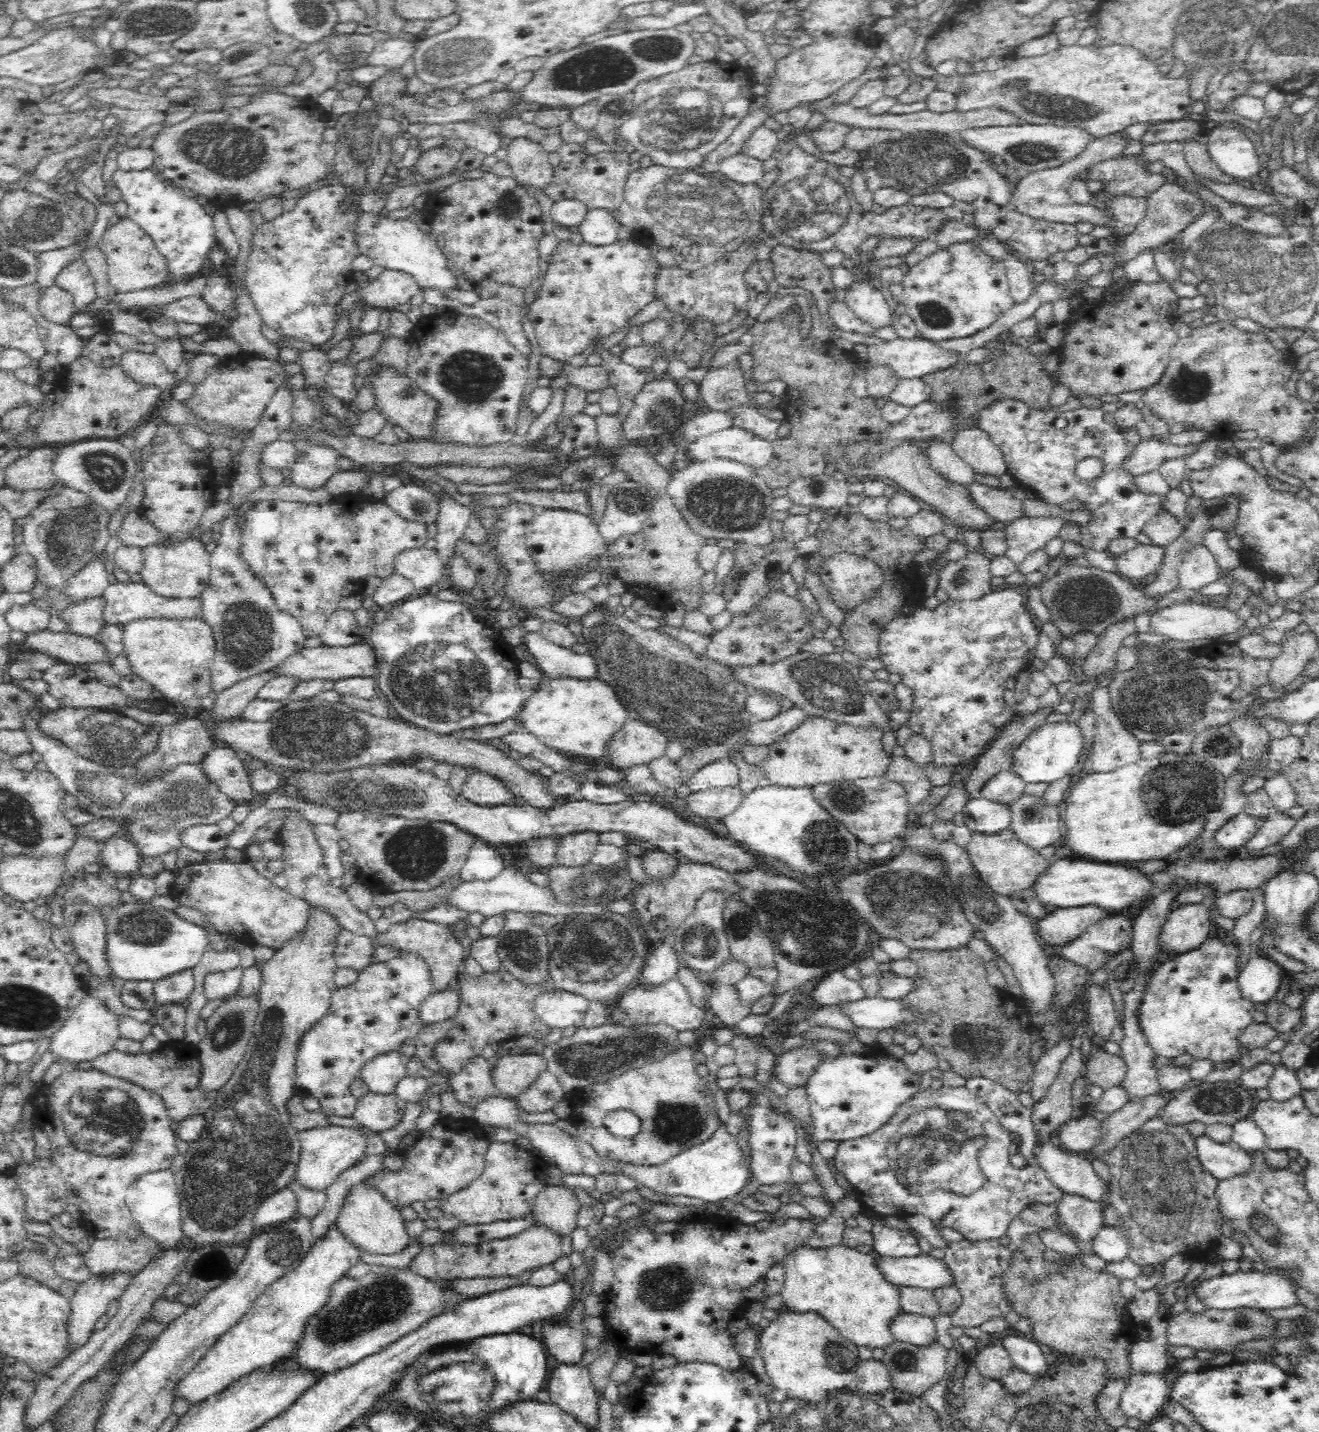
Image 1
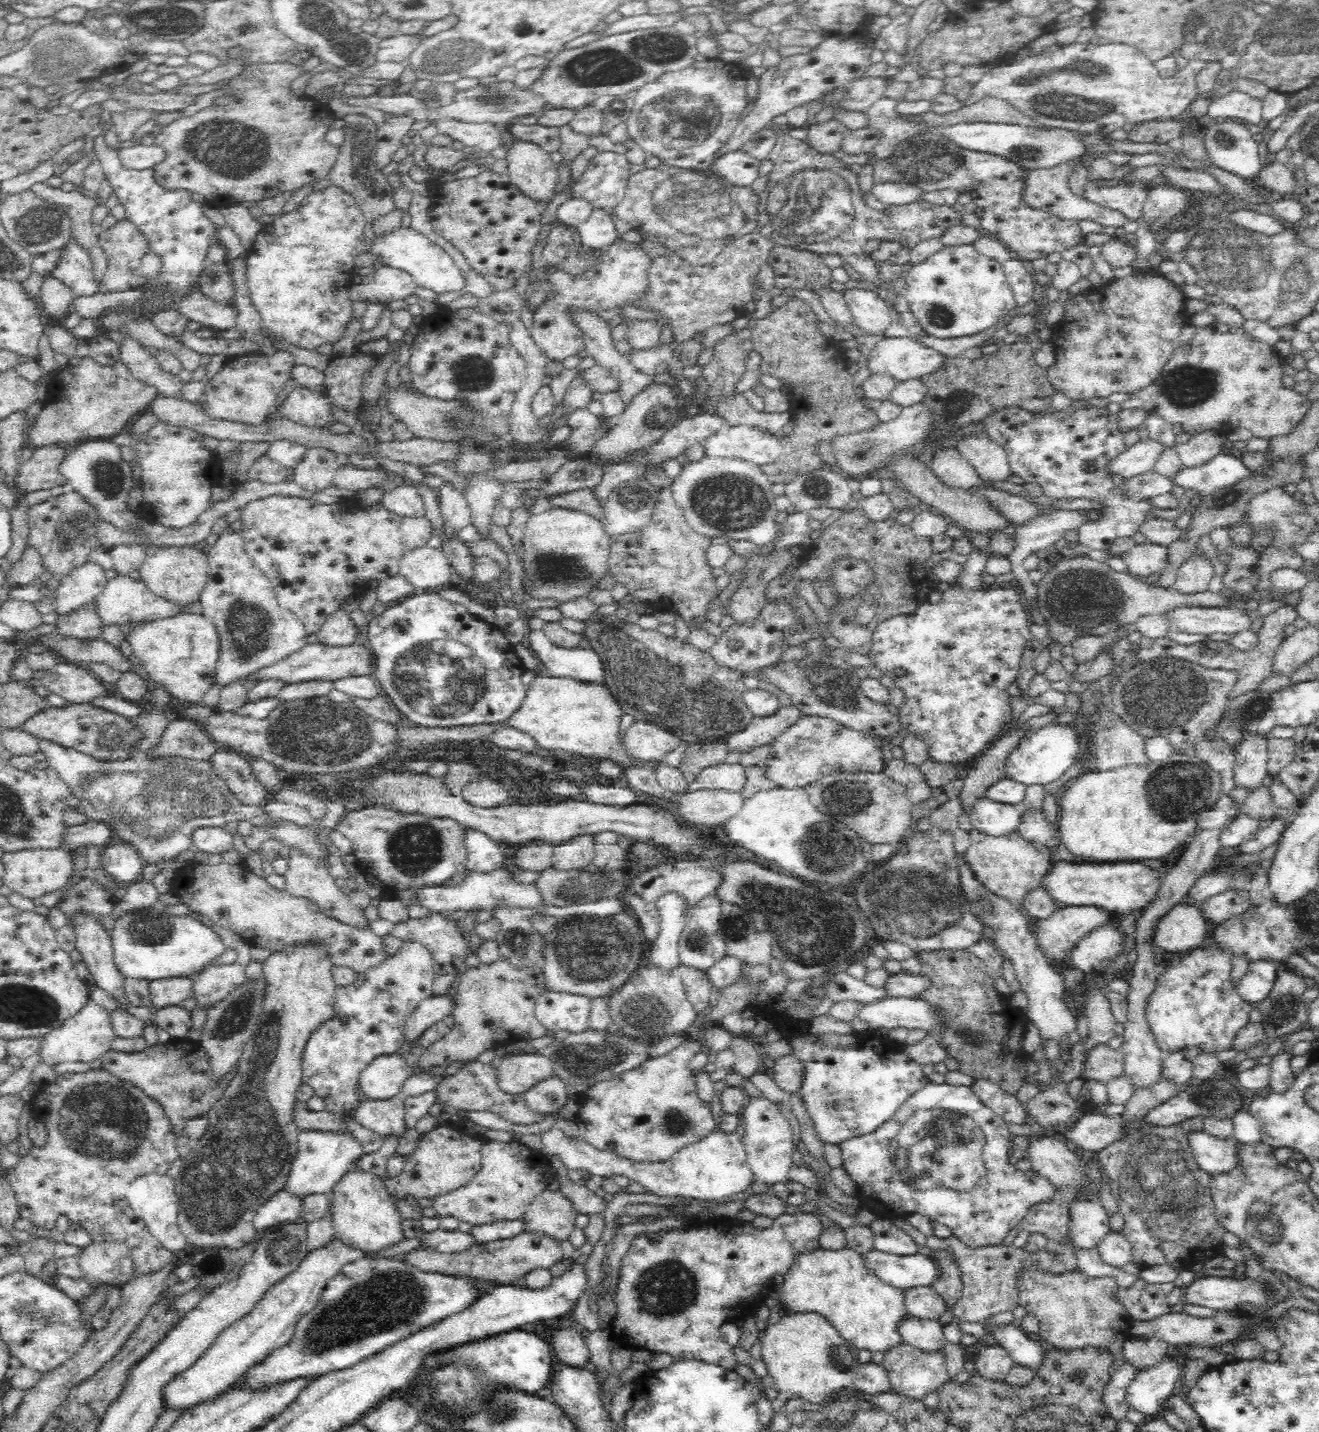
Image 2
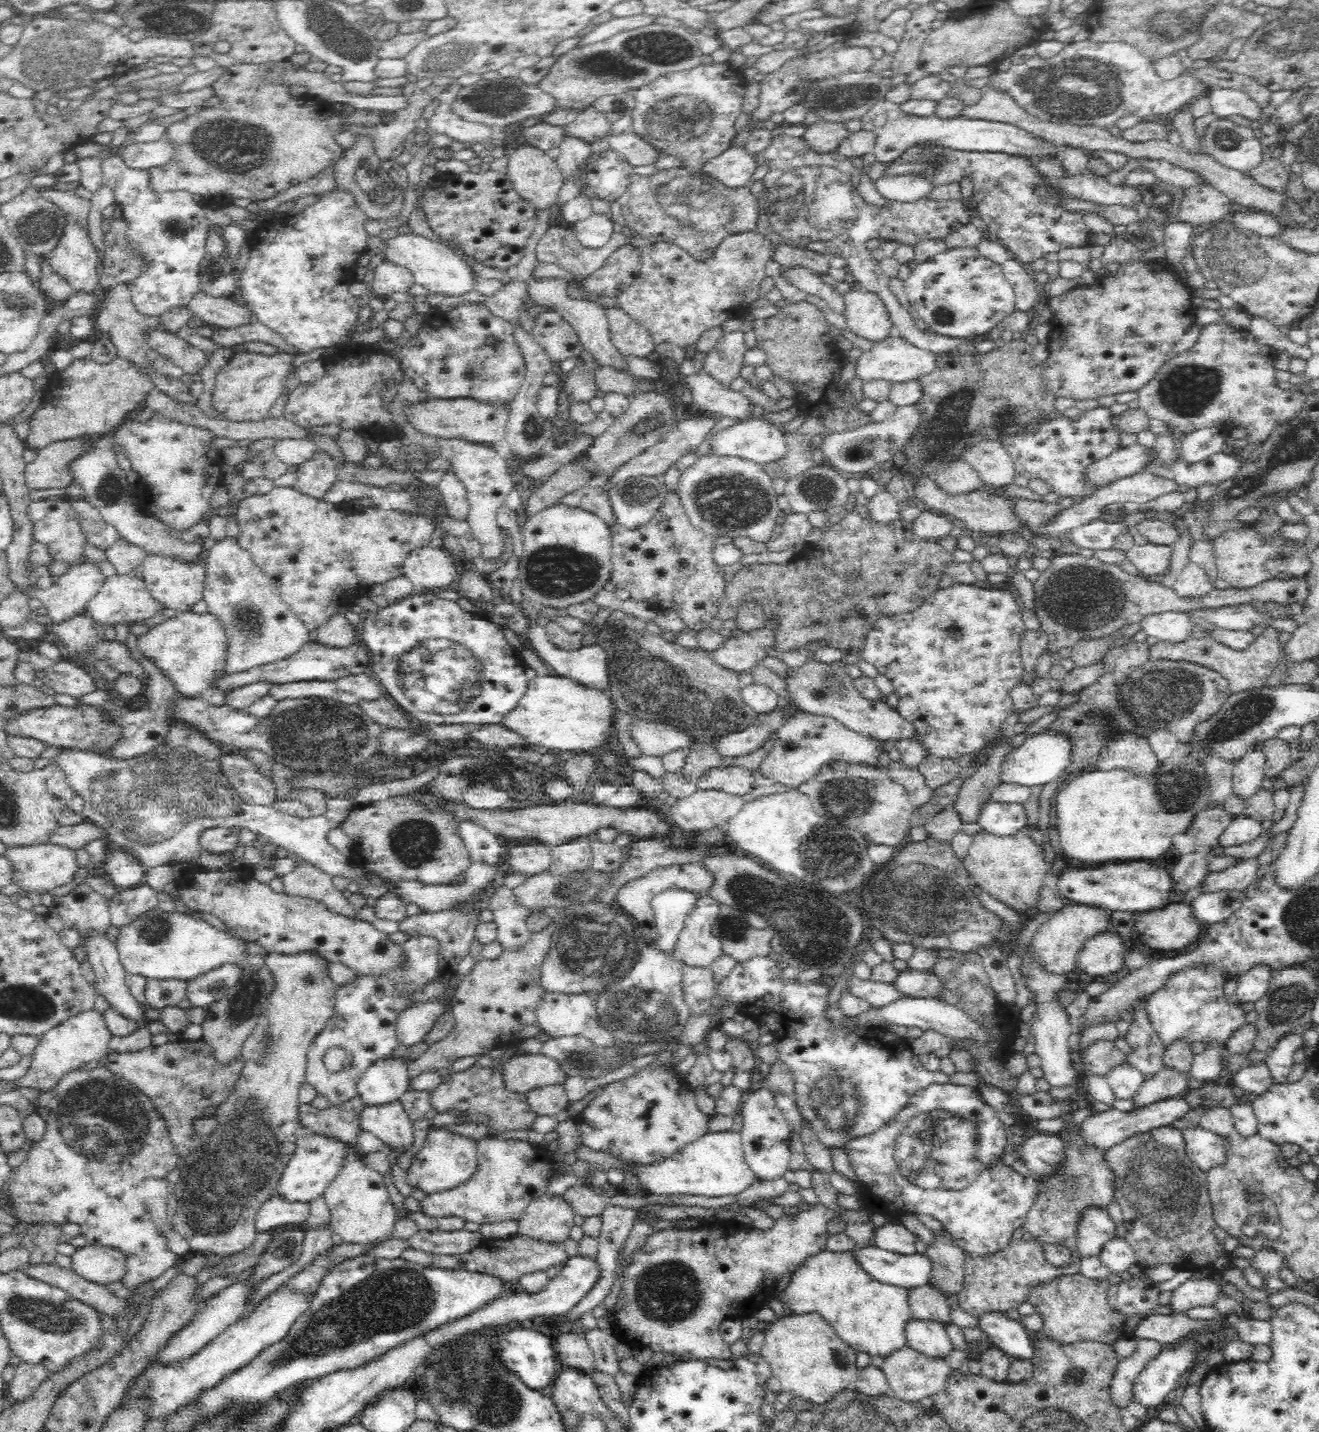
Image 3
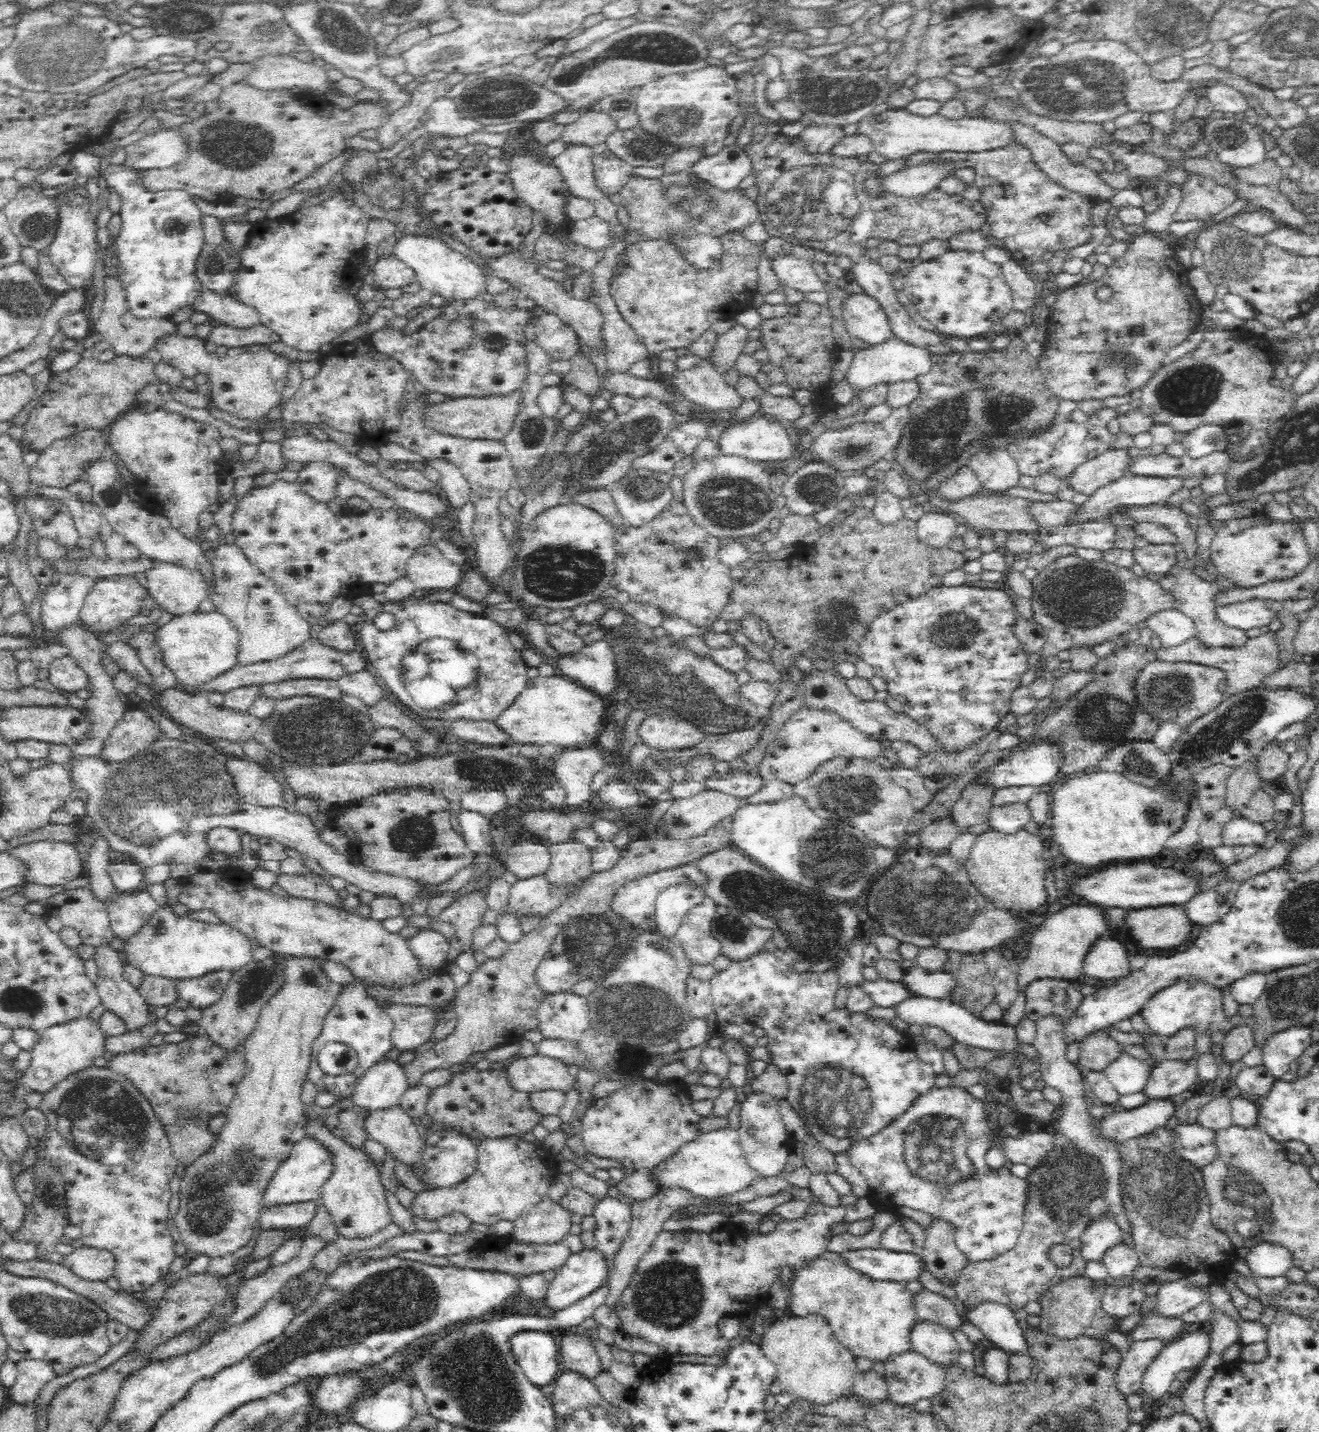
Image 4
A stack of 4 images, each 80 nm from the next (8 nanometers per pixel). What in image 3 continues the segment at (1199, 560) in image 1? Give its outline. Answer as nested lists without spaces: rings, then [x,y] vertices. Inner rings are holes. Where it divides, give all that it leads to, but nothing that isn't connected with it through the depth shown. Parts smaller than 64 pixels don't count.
[[[1189,562],[1180,572],[1178,579],[1173,583],[1172,589],[1182,598],[1198,601],[1205,597],[1215,586],[1196,564]]]

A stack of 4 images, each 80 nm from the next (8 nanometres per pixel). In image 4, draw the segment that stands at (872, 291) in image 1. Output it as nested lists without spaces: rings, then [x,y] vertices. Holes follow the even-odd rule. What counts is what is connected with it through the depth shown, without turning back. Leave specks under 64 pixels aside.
[[[864,293],[852,294],[851,296],[846,297],[842,308],[843,320],[845,321],[847,332],[852,339],[856,338],[856,340],[862,340],[862,342],[864,342],[864,347],[873,347],[895,337],[884,309],[882,309],[880,303],[878,303],[873,297]]]

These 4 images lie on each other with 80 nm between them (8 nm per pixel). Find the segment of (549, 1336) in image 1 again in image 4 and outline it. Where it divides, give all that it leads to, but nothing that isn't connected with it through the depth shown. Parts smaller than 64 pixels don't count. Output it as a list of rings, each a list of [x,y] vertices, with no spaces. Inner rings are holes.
[[[587,1334],[564,1335],[559,1342],[560,1367],[594,1382],[604,1372],[592,1339]]]

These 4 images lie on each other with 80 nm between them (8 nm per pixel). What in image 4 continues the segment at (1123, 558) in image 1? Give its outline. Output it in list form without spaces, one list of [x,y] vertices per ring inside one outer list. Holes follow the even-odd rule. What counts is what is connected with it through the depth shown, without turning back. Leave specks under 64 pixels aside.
[[[1148,545],[1139,549],[1133,549],[1136,555],[1136,563],[1150,574],[1168,575],[1177,564],[1177,547],[1168,545]]]

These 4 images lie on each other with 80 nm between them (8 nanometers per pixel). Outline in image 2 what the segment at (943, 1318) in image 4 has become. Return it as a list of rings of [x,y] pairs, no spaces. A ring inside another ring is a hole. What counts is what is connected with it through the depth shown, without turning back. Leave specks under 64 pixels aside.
[[[932,1285],[903,1289],[908,1316],[937,1320],[948,1309],[947,1302]]]

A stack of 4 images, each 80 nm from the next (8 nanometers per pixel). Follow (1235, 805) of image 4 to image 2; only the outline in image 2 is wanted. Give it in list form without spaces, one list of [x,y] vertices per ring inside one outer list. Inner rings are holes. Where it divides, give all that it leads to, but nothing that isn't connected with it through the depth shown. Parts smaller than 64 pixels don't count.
[[[1248,737],[1245,743],[1237,750],[1235,756],[1235,766],[1234,766],[1234,782],[1235,786],[1240,789],[1246,789],[1248,794],[1263,784],[1267,784],[1266,780],[1268,778],[1267,774],[1267,748],[1266,748],[1267,738],[1260,737]]]

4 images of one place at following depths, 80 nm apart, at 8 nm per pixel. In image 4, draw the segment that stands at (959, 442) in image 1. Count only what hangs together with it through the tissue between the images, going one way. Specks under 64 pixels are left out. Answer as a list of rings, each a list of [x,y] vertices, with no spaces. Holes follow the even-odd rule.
[[[1007,450],[974,456],[968,462],[968,468],[978,476],[983,492],[988,495],[1007,494],[1008,490],[1019,486],[1018,463]]]

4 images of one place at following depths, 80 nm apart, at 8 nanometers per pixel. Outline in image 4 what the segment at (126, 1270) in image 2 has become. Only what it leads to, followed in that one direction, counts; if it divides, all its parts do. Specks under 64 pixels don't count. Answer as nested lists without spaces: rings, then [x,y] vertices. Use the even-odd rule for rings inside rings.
[[[81,1245],[70,1254],[61,1256],[58,1264],[68,1267],[70,1272],[84,1280],[105,1282],[112,1276],[114,1257],[108,1251]]]

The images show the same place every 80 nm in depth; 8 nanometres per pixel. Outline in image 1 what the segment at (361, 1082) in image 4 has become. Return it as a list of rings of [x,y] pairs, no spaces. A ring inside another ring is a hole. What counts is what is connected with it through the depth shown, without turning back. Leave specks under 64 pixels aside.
[[[398,1051],[376,1056],[362,1067],[359,1078],[366,1084],[369,1094],[394,1094],[397,1084],[407,1075],[407,1061]]]

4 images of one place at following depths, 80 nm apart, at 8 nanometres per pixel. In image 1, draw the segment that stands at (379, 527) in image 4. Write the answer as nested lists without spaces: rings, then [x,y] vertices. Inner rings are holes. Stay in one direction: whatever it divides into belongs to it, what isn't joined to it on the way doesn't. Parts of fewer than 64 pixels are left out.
[[[262,500],[257,504],[254,504],[248,512],[244,514],[245,520],[241,525],[241,552],[244,554],[244,559],[251,566],[252,571],[266,583],[272,591],[273,597],[277,607],[283,609],[284,612],[292,613],[300,620],[304,634],[307,638],[319,636],[326,626],[328,617],[338,610],[338,602],[344,598],[362,592],[364,587],[364,580],[368,576],[376,576],[381,579],[388,579],[392,574],[396,573],[396,558],[400,556],[401,552],[413,549],[422,548],[424,543],[428,540],[428,524],[424,524],[423,521],[406,520],[401,516],[396,515],[390,508],[386,507],[386,504],[372,504],[372,506],[364,506],[364,508],[354,508],[354,514],[350,510],[344,508],[344,504],[315,504],[304,503],[303,501],[286,501],[286,500]]]

